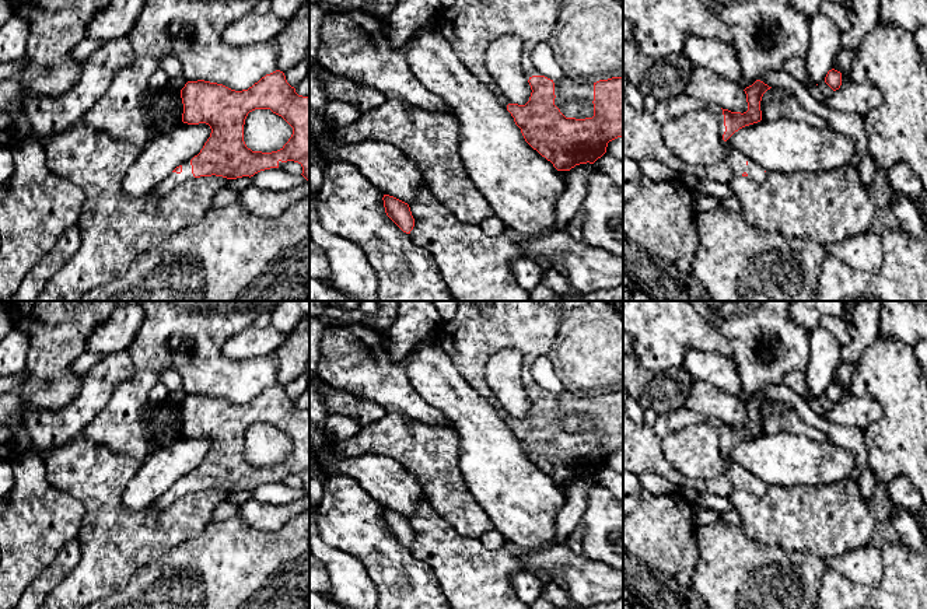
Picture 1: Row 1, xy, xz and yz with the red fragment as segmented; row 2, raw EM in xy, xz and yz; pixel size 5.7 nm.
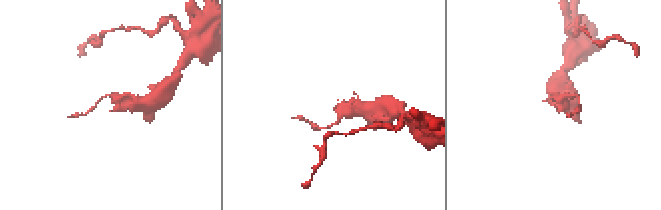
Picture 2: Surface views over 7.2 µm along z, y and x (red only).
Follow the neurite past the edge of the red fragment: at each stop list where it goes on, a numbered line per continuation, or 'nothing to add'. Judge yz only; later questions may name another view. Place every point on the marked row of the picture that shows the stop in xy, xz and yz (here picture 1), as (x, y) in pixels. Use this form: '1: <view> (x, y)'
1: yz (716, 109)

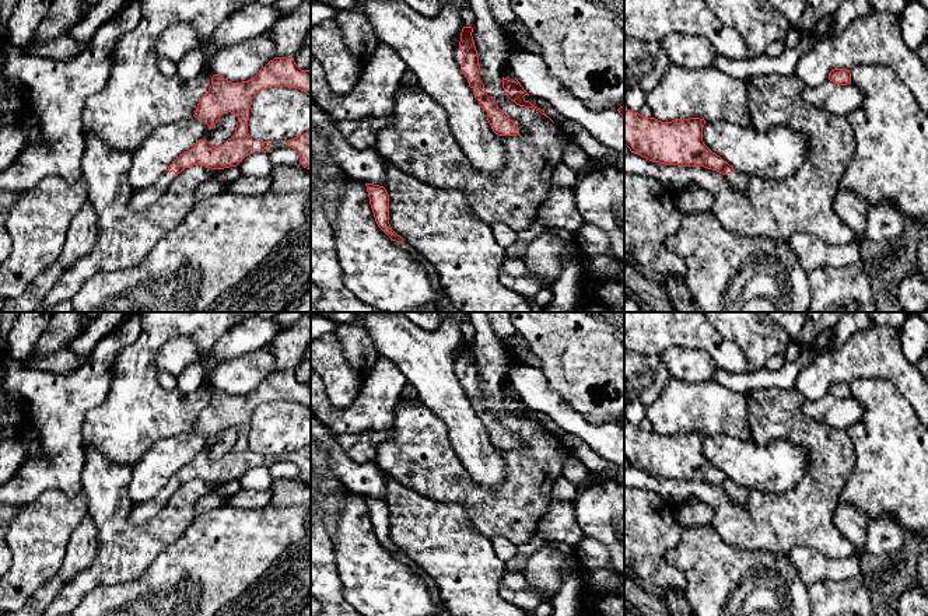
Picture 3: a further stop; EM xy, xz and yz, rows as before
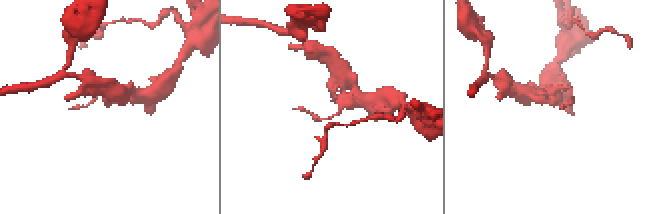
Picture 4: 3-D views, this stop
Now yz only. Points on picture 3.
1: yz (741, 181)

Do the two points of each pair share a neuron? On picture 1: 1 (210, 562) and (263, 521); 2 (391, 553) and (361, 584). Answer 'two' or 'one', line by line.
1: two
2: two

